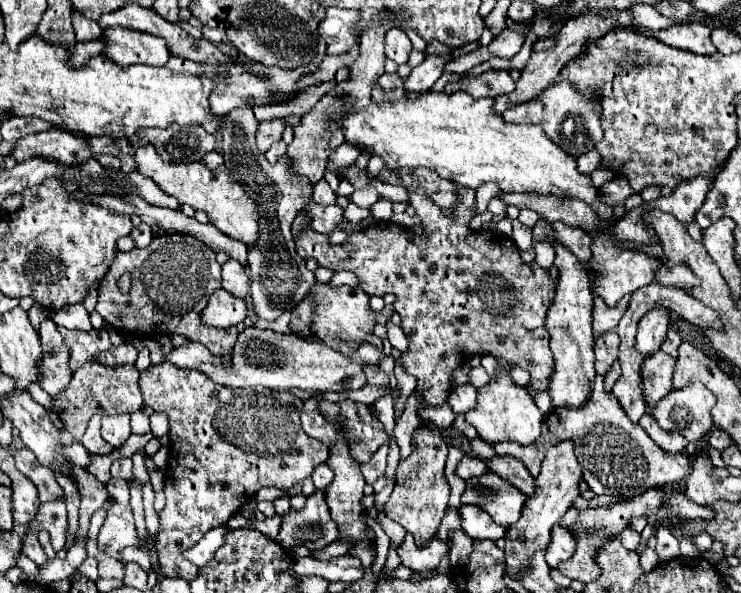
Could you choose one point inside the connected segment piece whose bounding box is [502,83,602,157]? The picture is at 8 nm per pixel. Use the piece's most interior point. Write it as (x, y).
(569, 120)

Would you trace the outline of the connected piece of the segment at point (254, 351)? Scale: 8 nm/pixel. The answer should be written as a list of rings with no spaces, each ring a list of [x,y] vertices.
[[[246,327],[234,345],[234,355],[232,363],[234,367],[228,371],[222,367],[220,357],[214,357],[208,353],[204,345],[196,343],[186,343],[178,349],[172,349],[170,355],[166,355],[166,361],[180,365],[180,367],[190,367],[204,371],[212,381],[226,385],[226,387],[268,387],[268,389],[306,389],[314,393],[322,391],[342,391],[342,389],[362,389],[366,385],[366,375],[364,367],[368,365],[380,365],[384,359],[384,349],[374,347],[372,343],[360,343],[360,347],[352,355],[344,355],[336,351],[334,347],[326,345],[320,339],[300,339],[296,335],[284,335],[276,333],[270,329],[256,329],[256,327]]]

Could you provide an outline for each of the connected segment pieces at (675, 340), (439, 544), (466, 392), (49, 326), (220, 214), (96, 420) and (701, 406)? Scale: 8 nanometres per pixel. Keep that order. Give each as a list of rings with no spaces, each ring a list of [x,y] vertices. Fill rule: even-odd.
[[[667,331],[665,341],[662,344],[662,351],[676,357],[680,343],[682,343],[682,339],[680,339],[680,335],[676,331]]]
[[[408,533],[402,547],[398,549],[398,555],[402,559],[402,565],[406,565],[414,571],[430,571],[430,569],[438,567],[442,557],[448,555],[448,549],[450,549],[448,543],[438,537],[432,537],[424,545],[416,545],[414,535]]]
[[[470,383],[456,387],[450,397],[448,397],[448,405],[452,407],[454,415],[466,415],[470,409],[476,407],[476,399],[478,399],[478,389]]]
[[[44,319],[40,323],[40,337],[42,337],[42,361],[40,361],[40,387],[56,397],[60,389],[68,385],[72,379],[72,371],[68,369],[68,347],[52,319]]]
[[[152,145],[140,147],[134,153],[134,159],[138,163],[138,171],[144,177],[156,181],[164,193],[174,195],[180,203],[188,203],[194,209],[202,209],[210,217],[210,223],[216,229],[220,229],[222,233],[226,233],[238,241],[244,241],[246,245],[252,245],[256,241],[258,213],[256,213],[252,201],[248,201],[248,197],[244,195],[244,189],[240,187],[240,183],[232,181],[232,177],[228,175],[228,169],[224,169],[224,165],[210,171],[202,163],[190,163],[190,165],[164,163],[160,159],[160,155],[156,153],[156,149],[152,149]]]
[[[94,415],[88,423],[88,429],[84,433],[84,437],[80,439],[80,443],[86,447],[86,451],[94,453],[94,455],[108,455],[114,451],[112,445],[108,445],[102,435],[100,435],[100,415]]]
[[[700,383],[680,391],[670,391],[656,405],[648,405],[648,413],[666,431],[678,431],[688,441],[700,441],[712,431],[710,409],[716,397]]]

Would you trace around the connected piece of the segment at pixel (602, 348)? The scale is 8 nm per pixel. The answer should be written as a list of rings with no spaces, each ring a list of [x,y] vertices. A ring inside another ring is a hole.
[[[608,331],[596,339],[596,345],[594,345],[596,373],[606,375],[610,371],[612,363],[618,357],[618,345],[620,345],[620,337],[616,331]]]

